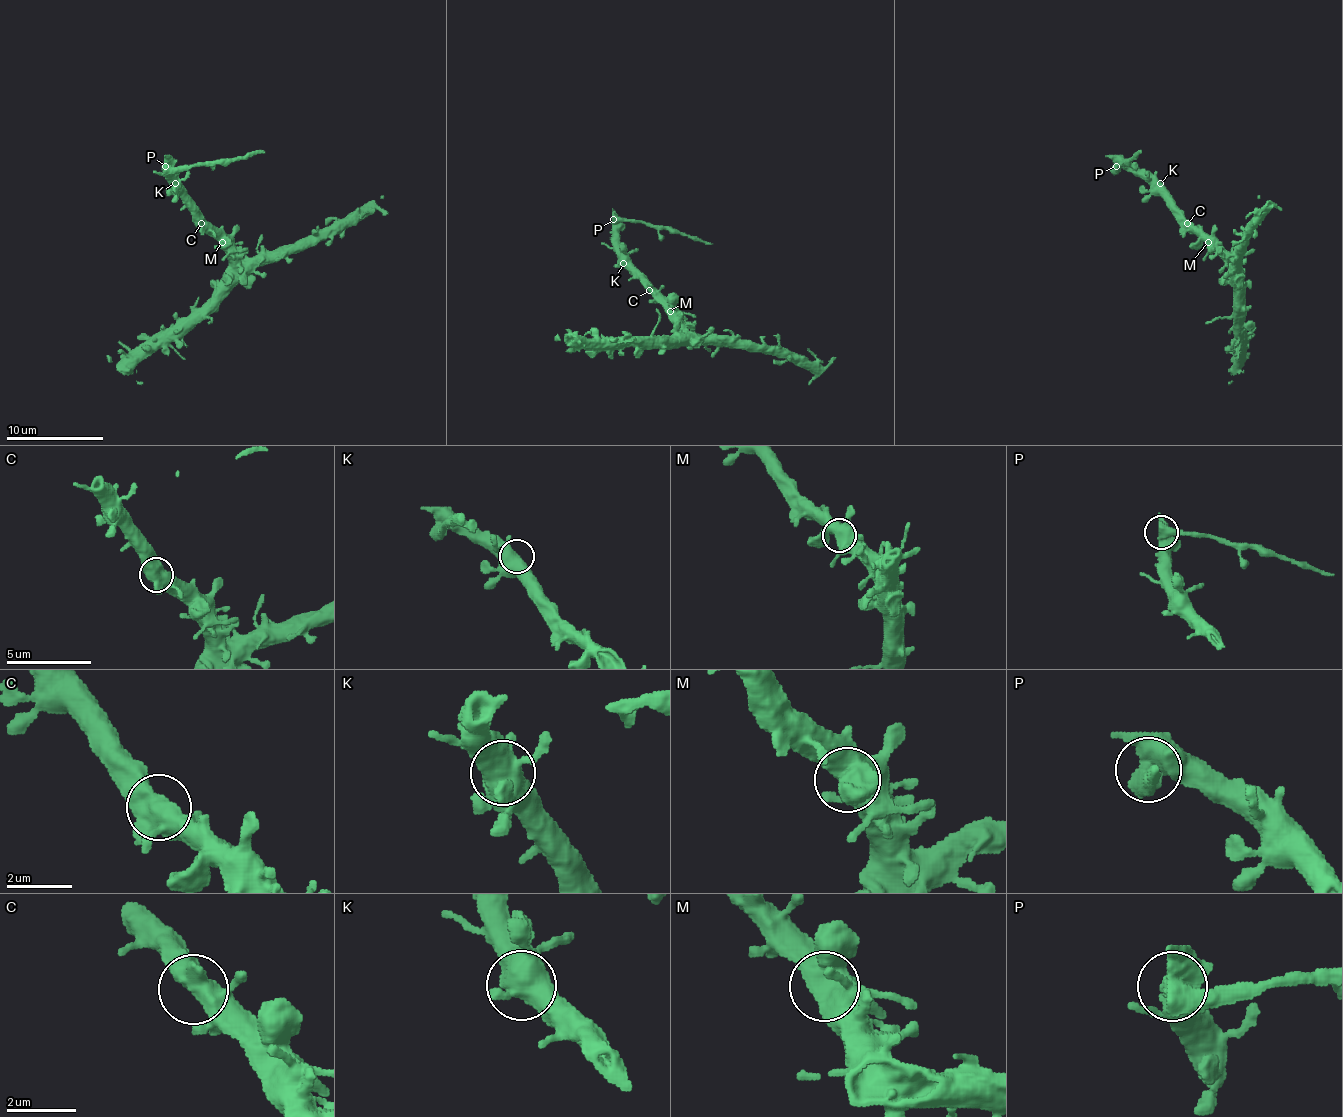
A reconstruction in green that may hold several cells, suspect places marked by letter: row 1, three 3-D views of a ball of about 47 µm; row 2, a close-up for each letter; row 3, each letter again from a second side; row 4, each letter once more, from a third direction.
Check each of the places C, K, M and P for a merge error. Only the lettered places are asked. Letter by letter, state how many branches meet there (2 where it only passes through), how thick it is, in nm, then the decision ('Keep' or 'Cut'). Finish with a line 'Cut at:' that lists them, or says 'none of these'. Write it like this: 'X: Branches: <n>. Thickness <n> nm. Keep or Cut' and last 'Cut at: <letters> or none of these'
C: Branches: 3. Thickness 550 nm. Keep
K: Branches: 4. Thickness 440 nm. Keep
M: Branches: 3. Thickness 500 nm. Keep
P: Branches: 4. Thickness 550 nm. Cut
Cut at: P

